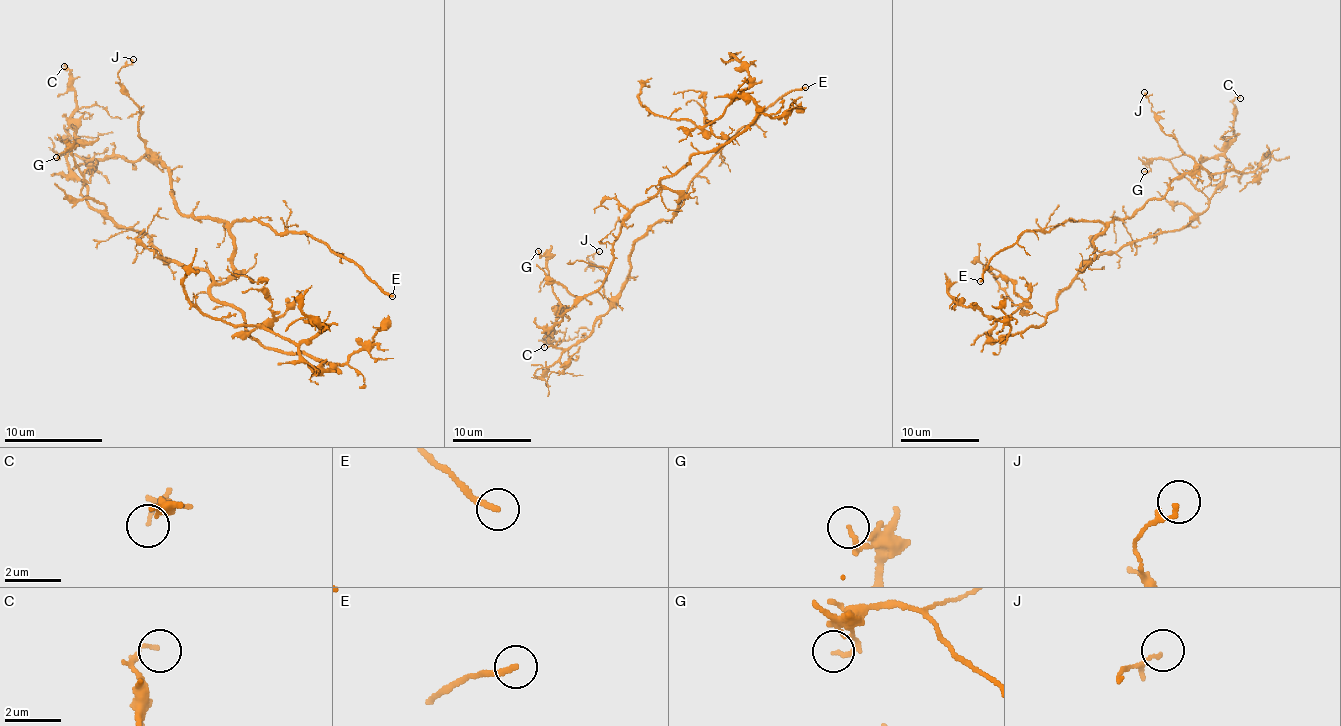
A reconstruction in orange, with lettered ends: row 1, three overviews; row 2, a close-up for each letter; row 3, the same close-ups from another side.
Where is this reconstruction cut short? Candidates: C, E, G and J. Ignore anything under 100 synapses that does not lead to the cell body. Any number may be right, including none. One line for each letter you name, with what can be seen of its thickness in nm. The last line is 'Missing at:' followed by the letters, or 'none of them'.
E: Thickness 200 nm
Missing at: E

